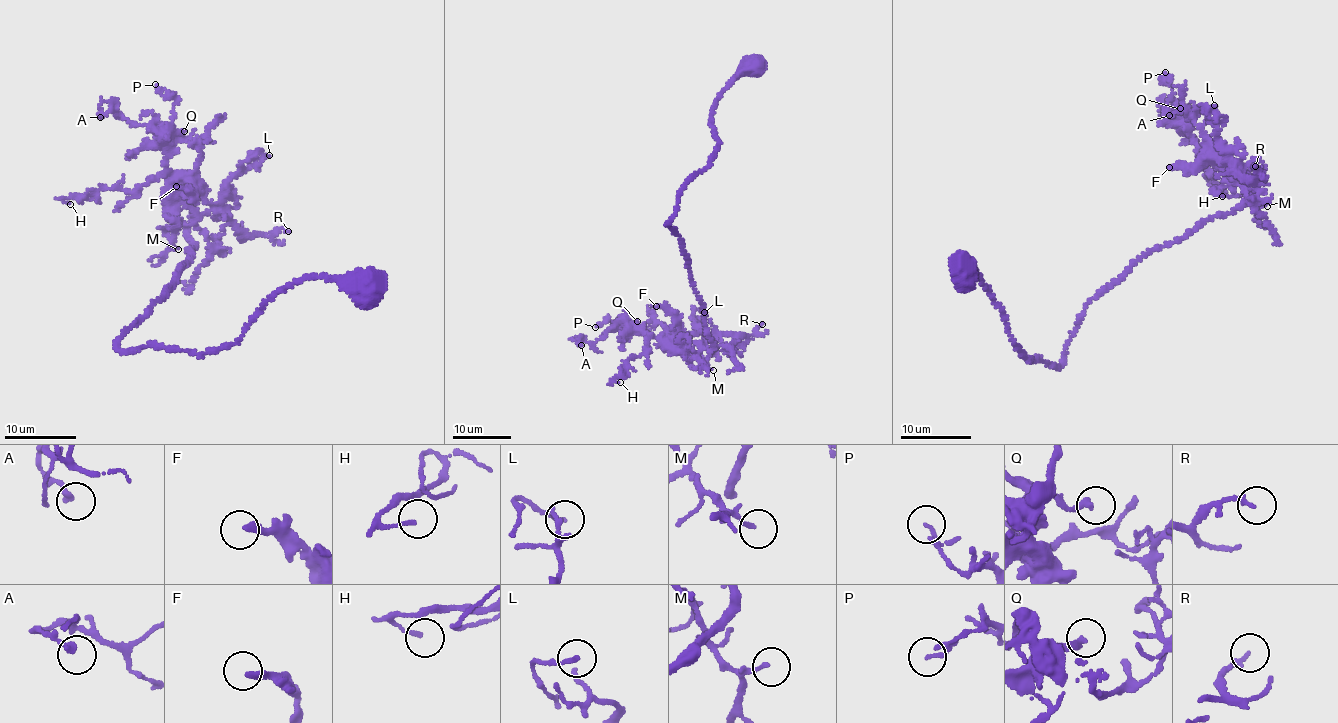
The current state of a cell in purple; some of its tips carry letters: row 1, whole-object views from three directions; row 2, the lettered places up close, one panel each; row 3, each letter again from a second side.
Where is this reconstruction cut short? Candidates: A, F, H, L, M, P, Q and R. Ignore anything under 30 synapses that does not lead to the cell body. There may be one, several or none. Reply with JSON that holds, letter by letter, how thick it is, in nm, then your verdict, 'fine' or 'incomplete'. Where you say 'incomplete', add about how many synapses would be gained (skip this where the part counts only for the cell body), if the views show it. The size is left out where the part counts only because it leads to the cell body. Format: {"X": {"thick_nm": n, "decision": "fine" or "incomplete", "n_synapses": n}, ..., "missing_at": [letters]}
{"A": {"thick_nm": 240, "decision": "fine"}, "F": {"thick_nm": 220, "decision": "fine"}, "H": {"thick_nm": 130, "decision": "fine"}, "L": {"thick_nm": 140, "decision": "fine"}, "M": {"thick_nm": 130, "decision": "fine"}, "P": {"thick_nm": 90, "decision": "fine"}, "Q": {"thick_nm": 260, "decision": "fine"}, "R": {"thick_nm": 150, "decision": "fine"}, "missing_at": []}

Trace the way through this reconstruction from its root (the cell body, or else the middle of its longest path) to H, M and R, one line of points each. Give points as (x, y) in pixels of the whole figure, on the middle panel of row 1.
H: (755, 65), (716, 102), (716, 154), (667, 223), (700, 297), (707, 361), (653, 334), (620, 382)
M: (755, 65), (716, 102), (716, 154), (667, 223), (712, 347), (703, 362), (683, 345), (713, 370)
R: (755, 65), (716, 102), (716, 154), (667, 223), (712, 347), (703, 362), (682, 346), (762, 324)

